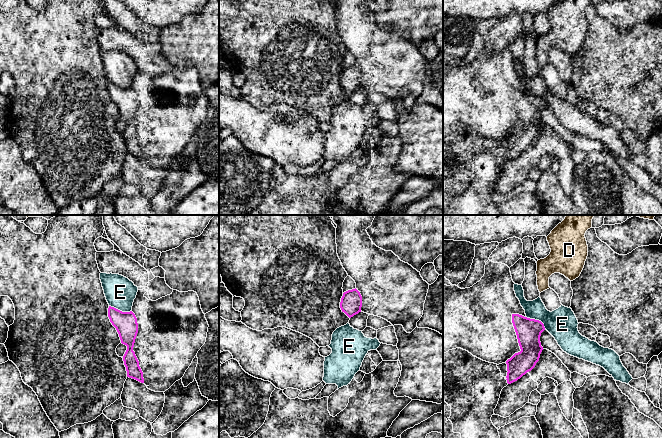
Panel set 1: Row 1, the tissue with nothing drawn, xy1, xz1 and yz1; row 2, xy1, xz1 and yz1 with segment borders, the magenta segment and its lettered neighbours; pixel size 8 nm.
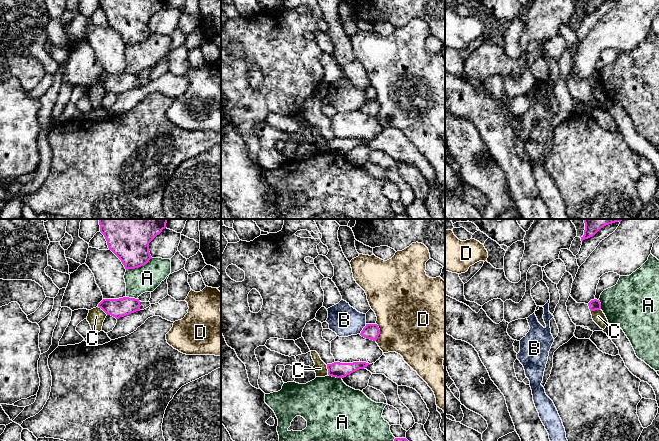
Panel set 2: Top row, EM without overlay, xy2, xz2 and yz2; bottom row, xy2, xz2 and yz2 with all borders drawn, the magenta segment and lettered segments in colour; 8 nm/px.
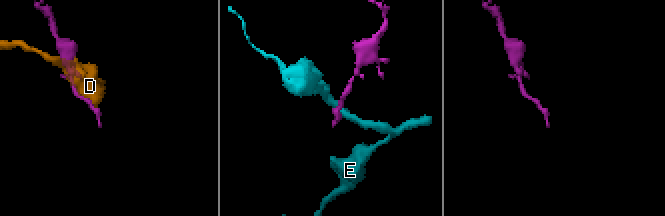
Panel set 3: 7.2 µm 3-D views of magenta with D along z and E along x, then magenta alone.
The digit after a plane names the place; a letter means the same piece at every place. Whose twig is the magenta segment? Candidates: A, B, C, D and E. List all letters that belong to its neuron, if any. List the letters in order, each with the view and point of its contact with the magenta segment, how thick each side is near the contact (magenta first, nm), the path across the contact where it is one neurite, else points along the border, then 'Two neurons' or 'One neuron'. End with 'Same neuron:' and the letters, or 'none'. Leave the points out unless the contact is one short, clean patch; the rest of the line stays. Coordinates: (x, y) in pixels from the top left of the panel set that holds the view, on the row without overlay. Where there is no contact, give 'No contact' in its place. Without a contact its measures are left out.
A: Touches magenta at xy2 (139, 42). Thickness 300 nm (magenta) against 220 nm. Two neurons
B: Touches magenta at xz2 (363, 105). Thickness 130 nm (magenta) against 240 nm. Two neurons
C: Touches magenta at xz2 (328, 146). Thickness 130 nm (magenta) against 110 nm. Two neurons
D: Touches magenta at xz2 (379, 108). Thickness 130 nm (magenta) against 480 nm. Two neurons
E: Touches magenta at xy1 (119, 86). Thickness 180 nm (magenta) against 240 nm. Two neurons
Same neuron: none

